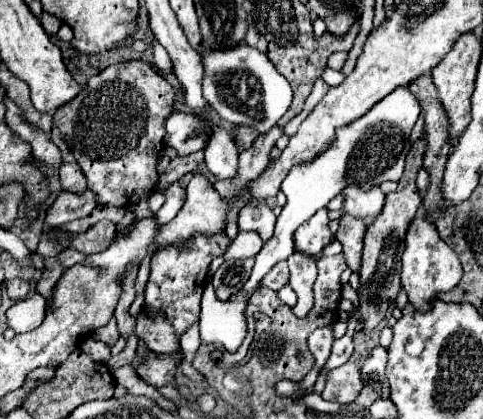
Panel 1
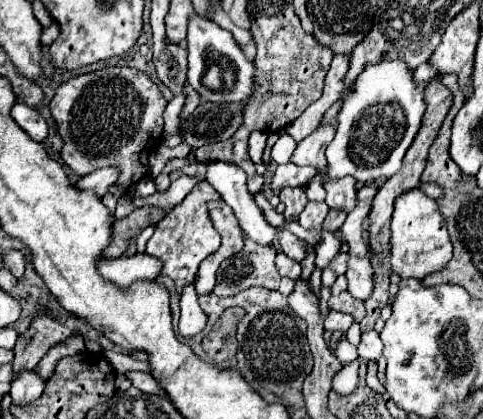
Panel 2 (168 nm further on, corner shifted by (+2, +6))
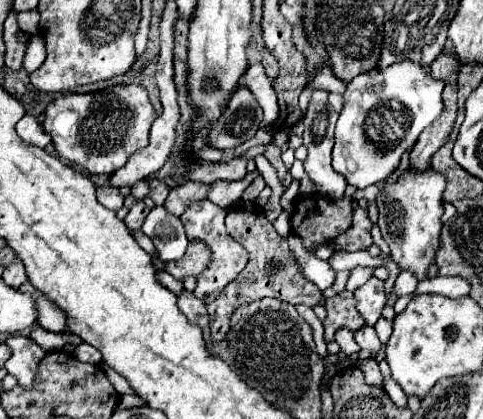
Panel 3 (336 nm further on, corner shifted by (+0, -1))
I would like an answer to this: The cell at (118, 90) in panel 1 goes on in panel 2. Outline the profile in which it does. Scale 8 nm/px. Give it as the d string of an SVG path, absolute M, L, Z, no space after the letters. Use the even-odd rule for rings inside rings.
M107 66L81 74L61 84L49 104L65 146L63 162L77 174L85 176L97 168L117 168L117 184L129 192L141 178L149 176L149 154L161 144L163 112L167 100L157 84L135 68Z

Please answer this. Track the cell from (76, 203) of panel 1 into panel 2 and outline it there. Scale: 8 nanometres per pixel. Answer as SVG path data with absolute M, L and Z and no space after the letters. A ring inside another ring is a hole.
M103 168L103 170L95 170L83 178L79 178L79 182L75 184L75 188L79 190L93 190L99 198L103 198L109 190L109 186L117 180L119 172L115 168Z

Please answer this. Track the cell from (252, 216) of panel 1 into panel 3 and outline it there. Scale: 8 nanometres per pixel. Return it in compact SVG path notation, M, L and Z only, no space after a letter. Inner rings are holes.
M301 245L301 249L291 249L291 251L293 251L295 259L299 261L303 275L309 281L313 281L321 291L329 289L335 283L335 271L329 267L327 261L321 261L315 253L309 253L303 245Z

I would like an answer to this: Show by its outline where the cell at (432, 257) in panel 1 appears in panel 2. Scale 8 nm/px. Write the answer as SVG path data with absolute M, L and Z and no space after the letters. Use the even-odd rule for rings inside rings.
M417 188L405 192L395 202L395 212L391 220L391 268L401 278L417 278L443 270L453 256L451 240L445 228L445 220L437 210L433 198L425 196Z

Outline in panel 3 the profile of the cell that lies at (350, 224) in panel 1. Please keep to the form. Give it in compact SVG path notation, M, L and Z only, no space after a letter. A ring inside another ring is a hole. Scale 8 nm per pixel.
M377 277L369 279L363 287L359 287L355 291L355 299L357 299L357 309L363 315L367 325L375 325L381 317L381 311L387 303L385 299L385 289L383 289L383 281L379 281Z

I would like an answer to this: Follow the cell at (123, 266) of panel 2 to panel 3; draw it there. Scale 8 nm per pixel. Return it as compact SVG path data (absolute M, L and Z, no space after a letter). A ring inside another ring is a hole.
M161 271L161 273L157 273L157 279L171 291L171 293L175 293L177 297L185 291L185 287L183 287L183 283L181 281L177 281L175 277L171 277L167 271Z

